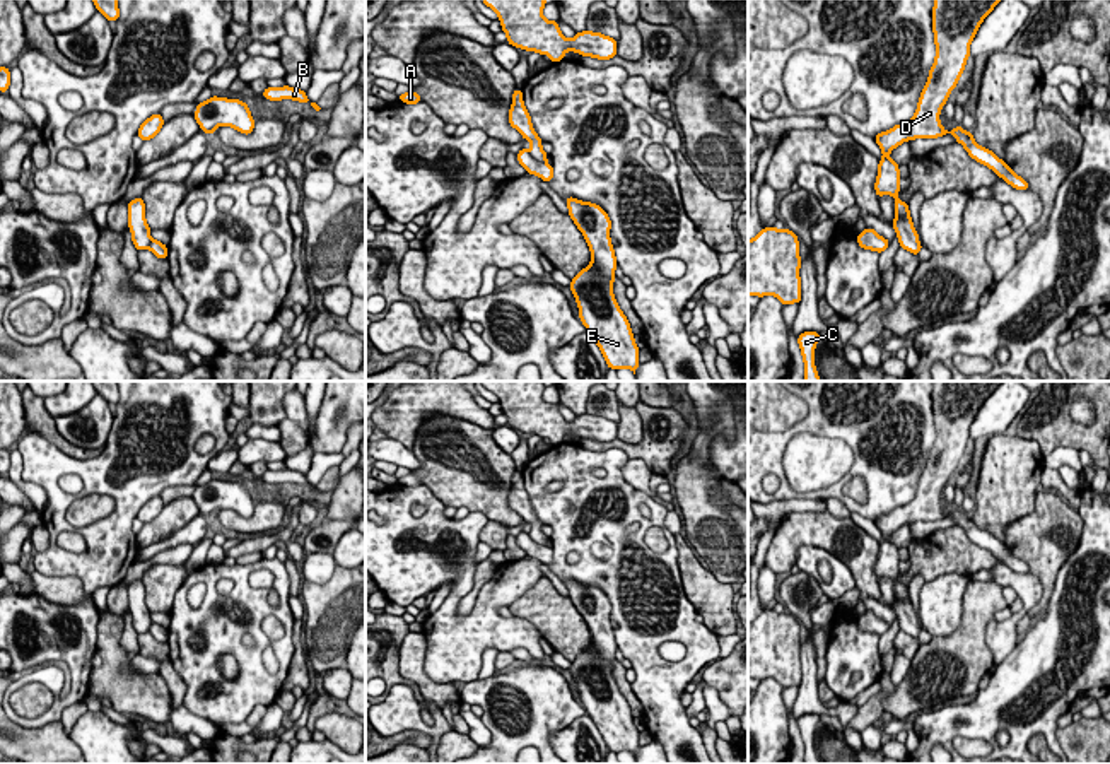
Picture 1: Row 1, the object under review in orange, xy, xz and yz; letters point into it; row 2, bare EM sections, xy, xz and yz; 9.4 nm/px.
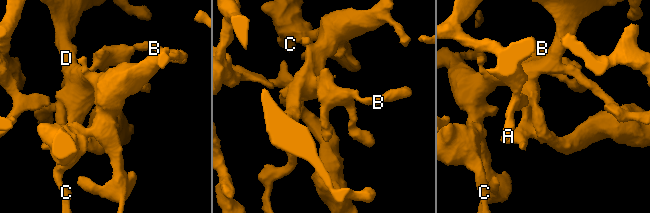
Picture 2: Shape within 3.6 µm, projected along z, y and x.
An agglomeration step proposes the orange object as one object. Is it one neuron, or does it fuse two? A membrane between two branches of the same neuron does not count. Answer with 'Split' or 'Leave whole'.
Leave whole

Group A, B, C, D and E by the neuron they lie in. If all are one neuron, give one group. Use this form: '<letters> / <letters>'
A B C D E

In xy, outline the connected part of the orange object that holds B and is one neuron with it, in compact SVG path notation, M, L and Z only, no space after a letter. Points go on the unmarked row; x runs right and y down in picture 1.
M289 468L266 470L263 473L263 480L270 482L270 484L294 482L294 484L299 484L299 485L309 485L316 494L321 492L316 485L309 484L309 480L306 479L306 473L294 472L294 470L289 470Z

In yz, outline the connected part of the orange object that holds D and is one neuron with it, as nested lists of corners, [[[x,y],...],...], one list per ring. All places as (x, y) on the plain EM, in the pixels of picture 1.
[[[934,381],[932,415],[936,441],[929,453],[927,465],[920,475],[915,497],[893,511],[874,520],[883,540],[878,547],[874,566],[876,579],[891,578],[895,581],[893,612],[898,619],[900,631],[919,638],[922,627],[910,602],[910,593],[897,578],[900,574],[900,552],[888,537],[900,526],[915,521],[938,521],[951,516],[965,530],[968,538],[977,545],[990,550],[999,561],[1016,573],[1030,573],[1026,562],[1018,559],[992,533],[980,530],[972,514],[963,509],[944,513],[939,504],[941,491],[946,487],[949,475],[956,470],[970,439],[970,426],[975,420],[984,402],[1004,381]]]

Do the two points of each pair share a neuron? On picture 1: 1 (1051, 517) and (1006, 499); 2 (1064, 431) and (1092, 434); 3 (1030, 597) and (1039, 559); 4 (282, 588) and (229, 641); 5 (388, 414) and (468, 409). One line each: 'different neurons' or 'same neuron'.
1: different neurons
2: same neuron
3: different neurons
4: same neuron
5: same neuron

